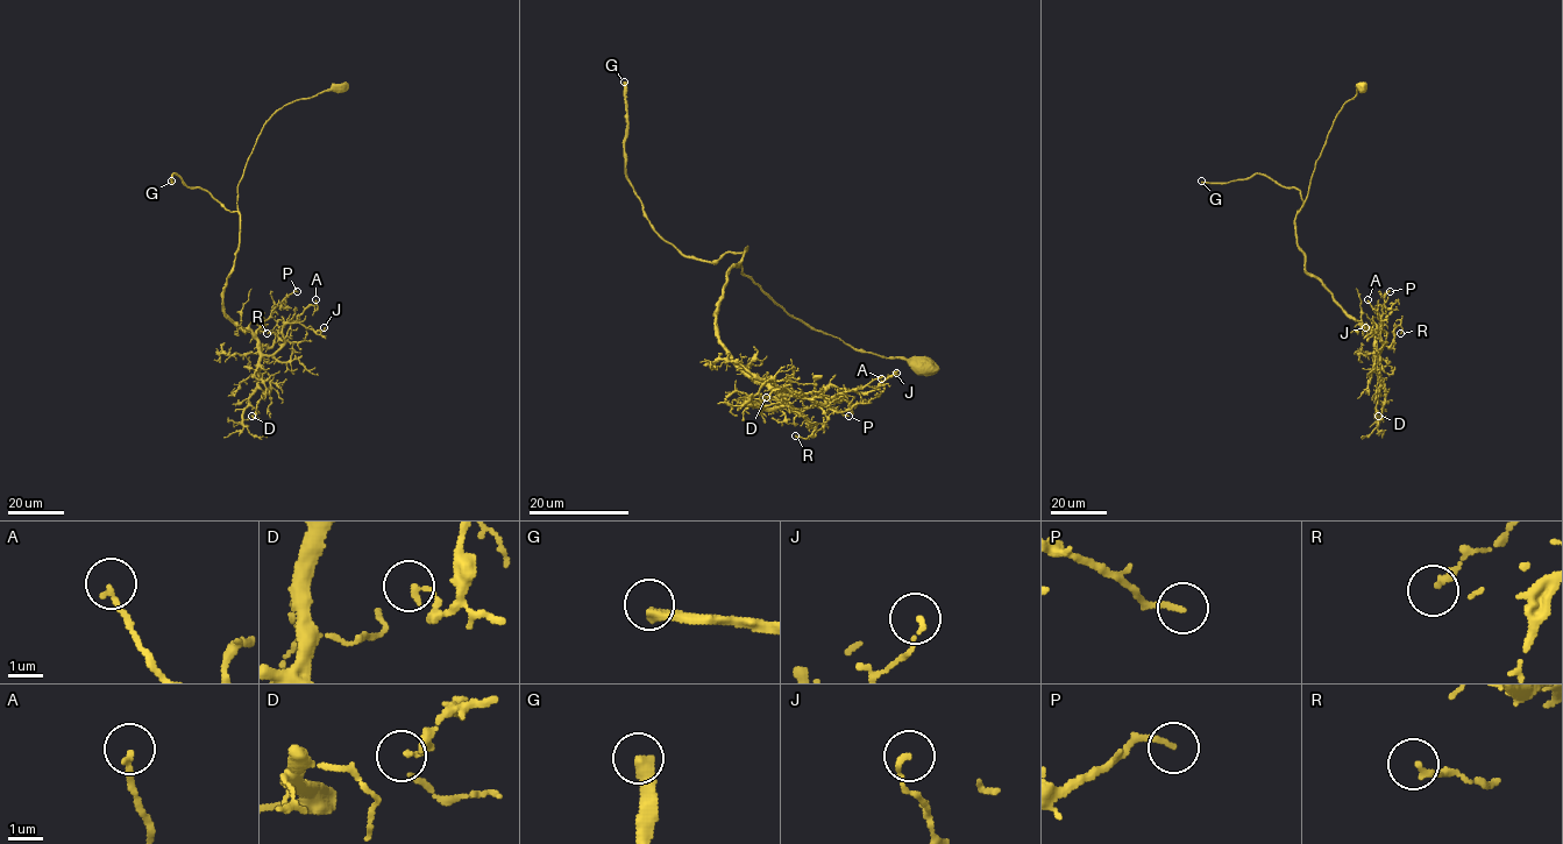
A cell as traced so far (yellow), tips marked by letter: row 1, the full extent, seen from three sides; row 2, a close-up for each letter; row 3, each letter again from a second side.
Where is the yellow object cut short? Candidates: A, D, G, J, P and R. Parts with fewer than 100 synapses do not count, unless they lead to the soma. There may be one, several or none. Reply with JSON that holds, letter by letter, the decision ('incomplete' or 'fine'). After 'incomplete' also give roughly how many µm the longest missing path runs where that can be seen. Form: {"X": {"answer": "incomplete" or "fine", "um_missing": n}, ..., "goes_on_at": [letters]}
{"A": {"answer": "fine"}, "D": {"answer": "fine"}, "G": {"answer": "incomplete", "um_missing": 90}, "J": {"answer": "fine"}, "P": {"answer": "fine"}, "R": {"answer": "fine"}, "goes_on_at": ["G"]}

